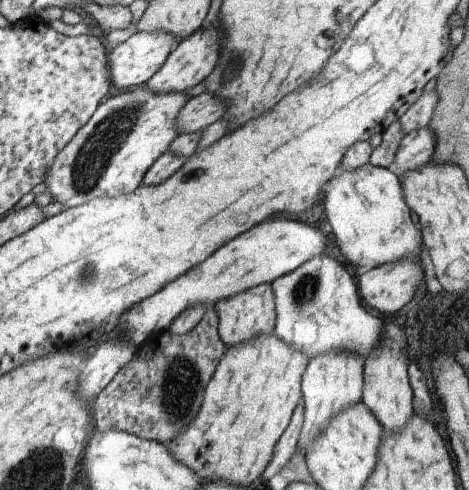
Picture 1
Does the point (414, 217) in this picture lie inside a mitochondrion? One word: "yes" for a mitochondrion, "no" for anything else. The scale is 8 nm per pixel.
no

